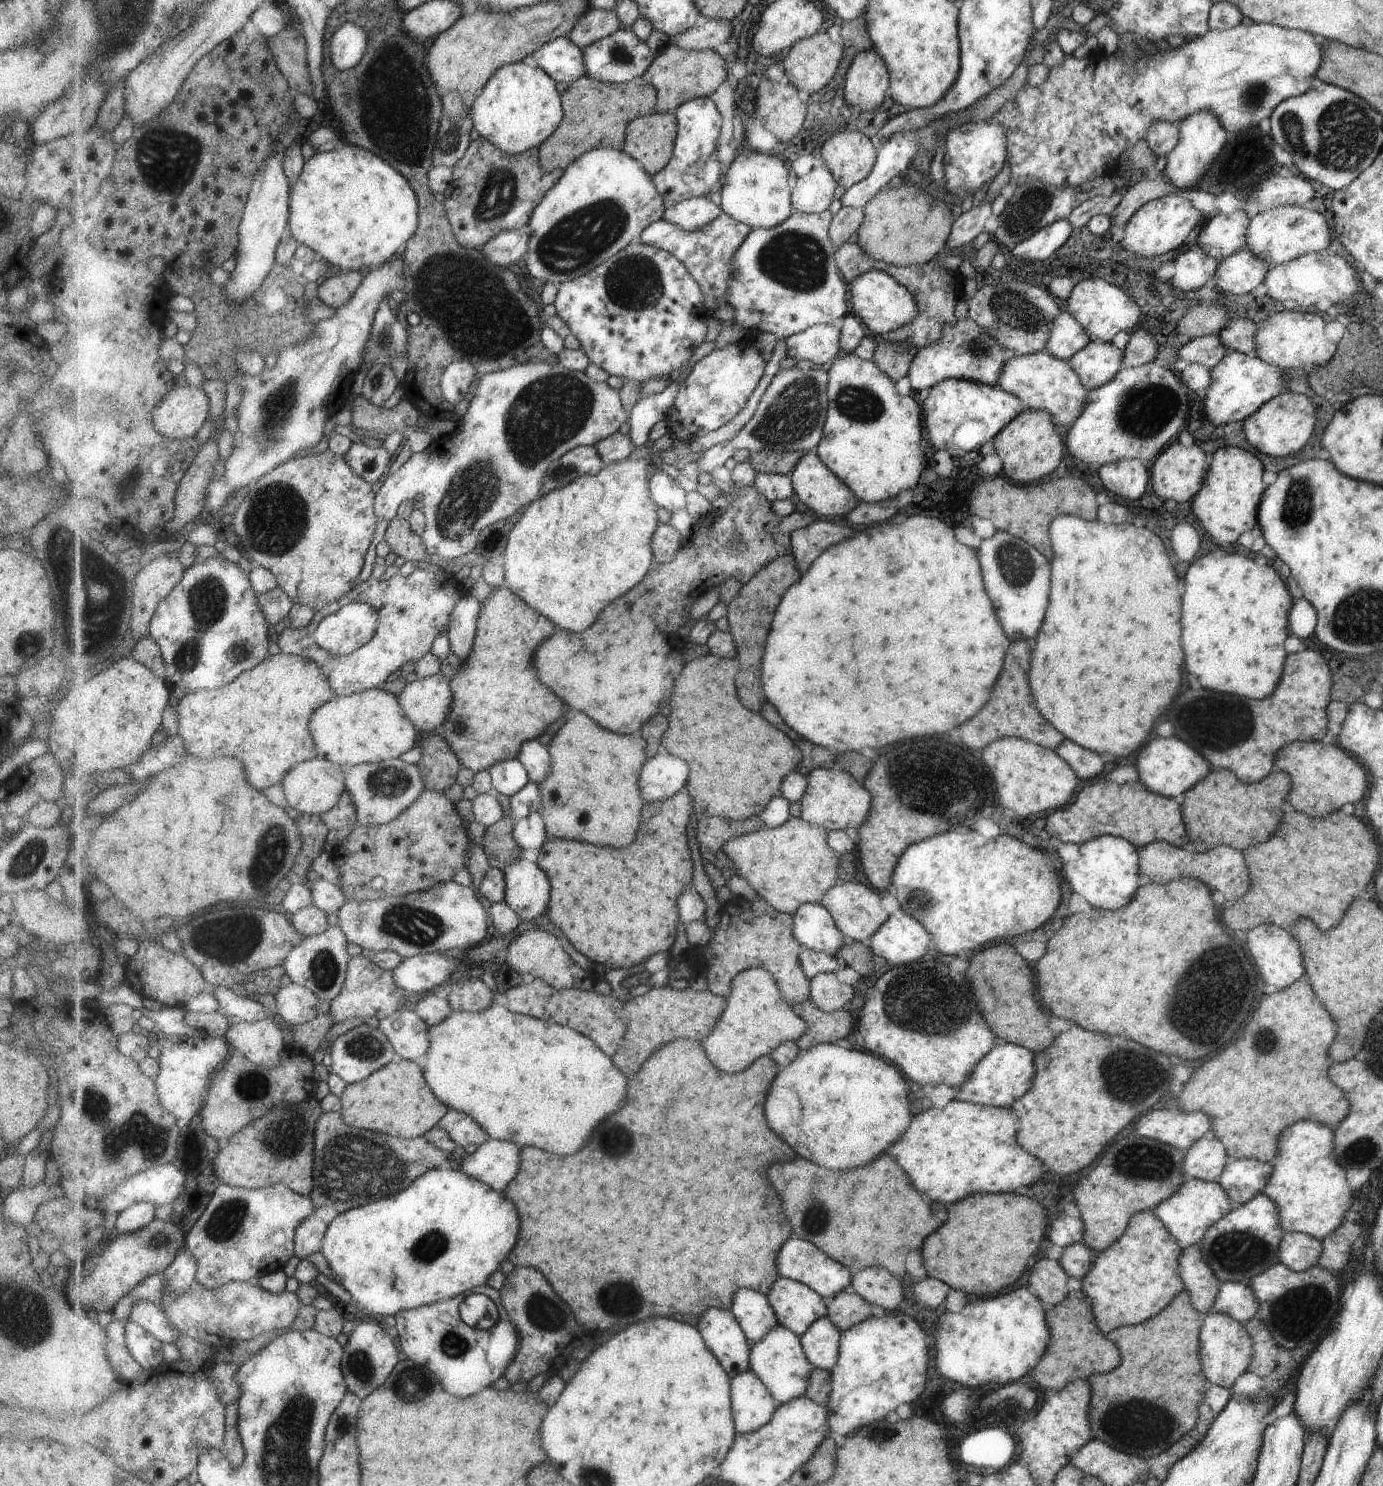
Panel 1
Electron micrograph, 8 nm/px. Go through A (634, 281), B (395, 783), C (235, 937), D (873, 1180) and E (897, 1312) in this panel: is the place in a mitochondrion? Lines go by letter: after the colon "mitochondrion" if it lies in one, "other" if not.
A: mitochondrion
B: mitochondrion
C: mitochondrion
D: other
E: other

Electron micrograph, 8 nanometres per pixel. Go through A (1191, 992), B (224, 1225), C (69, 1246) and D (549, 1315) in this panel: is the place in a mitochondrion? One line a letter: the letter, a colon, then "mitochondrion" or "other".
A: mitochondrion
B: mitochondrion
C: other
D: mitochondrion

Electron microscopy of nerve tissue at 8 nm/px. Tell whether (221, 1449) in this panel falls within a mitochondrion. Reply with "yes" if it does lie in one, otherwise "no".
no

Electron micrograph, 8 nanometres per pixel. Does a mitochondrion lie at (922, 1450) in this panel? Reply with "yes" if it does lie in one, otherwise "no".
no

